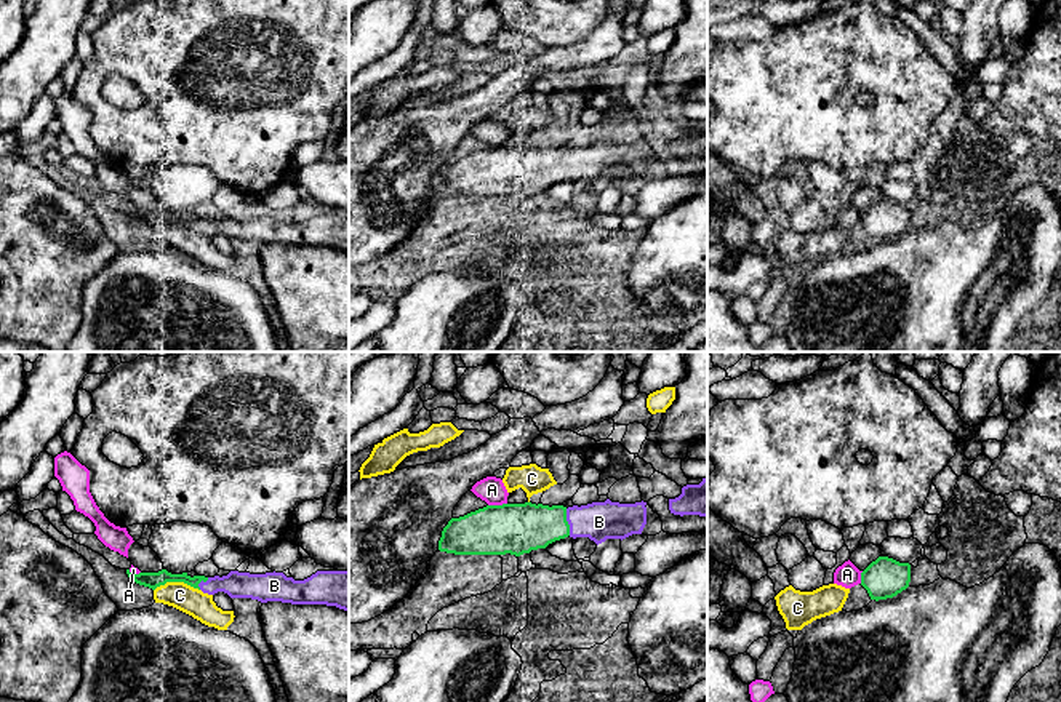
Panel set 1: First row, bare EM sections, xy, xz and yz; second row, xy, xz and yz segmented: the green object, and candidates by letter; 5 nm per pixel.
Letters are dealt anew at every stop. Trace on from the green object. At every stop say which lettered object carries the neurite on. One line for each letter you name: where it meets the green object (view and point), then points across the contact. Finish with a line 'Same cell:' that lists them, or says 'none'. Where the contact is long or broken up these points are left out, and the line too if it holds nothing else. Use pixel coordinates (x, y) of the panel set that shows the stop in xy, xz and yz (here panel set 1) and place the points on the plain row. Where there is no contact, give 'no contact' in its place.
B: xz (567, 163) | across xz (519, 170), (567, 163), (599, 163)
Same cell: B

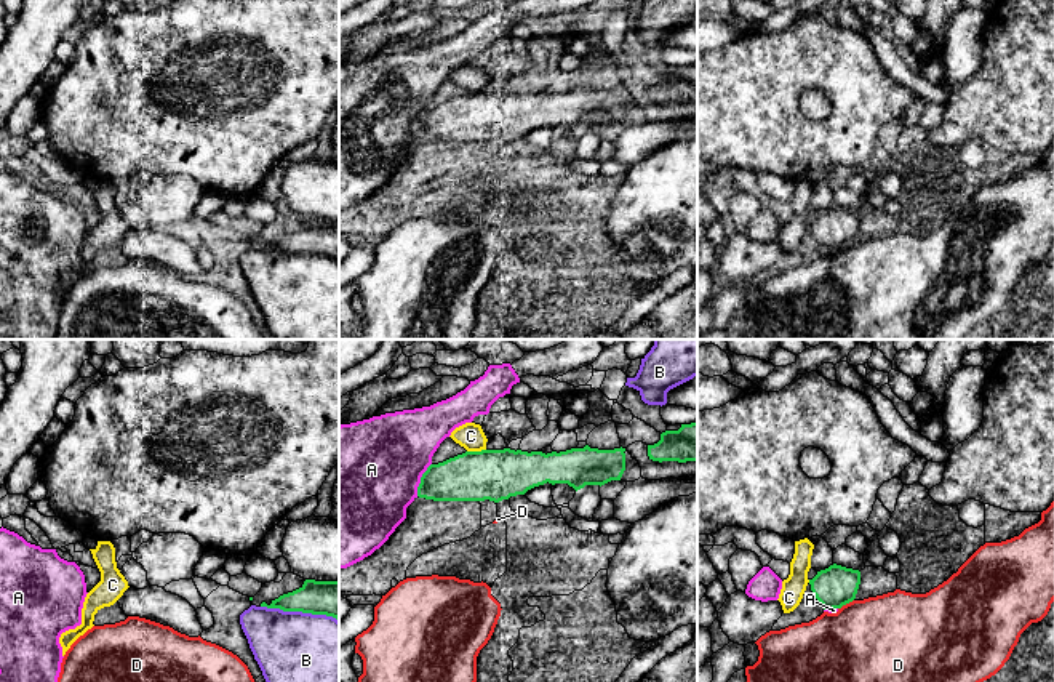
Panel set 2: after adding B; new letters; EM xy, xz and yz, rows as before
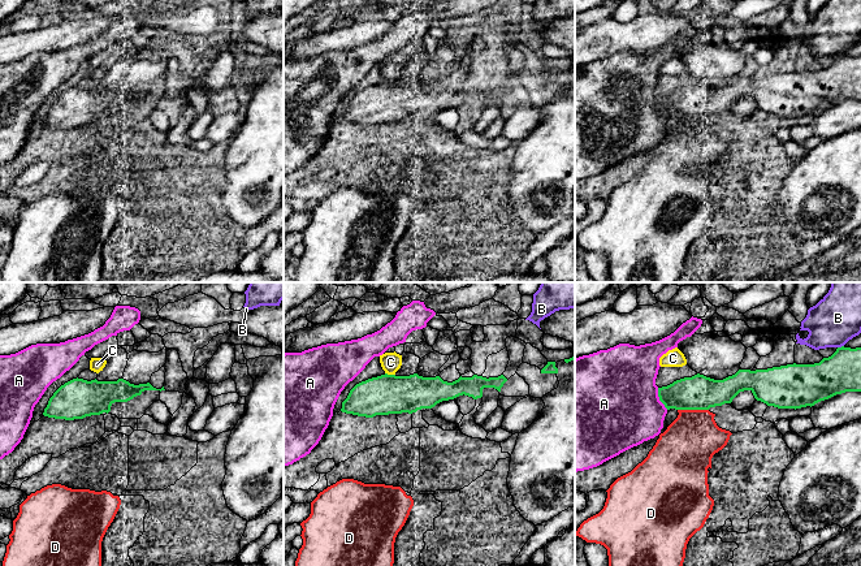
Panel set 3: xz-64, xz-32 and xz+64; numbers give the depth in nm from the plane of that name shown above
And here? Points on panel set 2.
Same cell: none

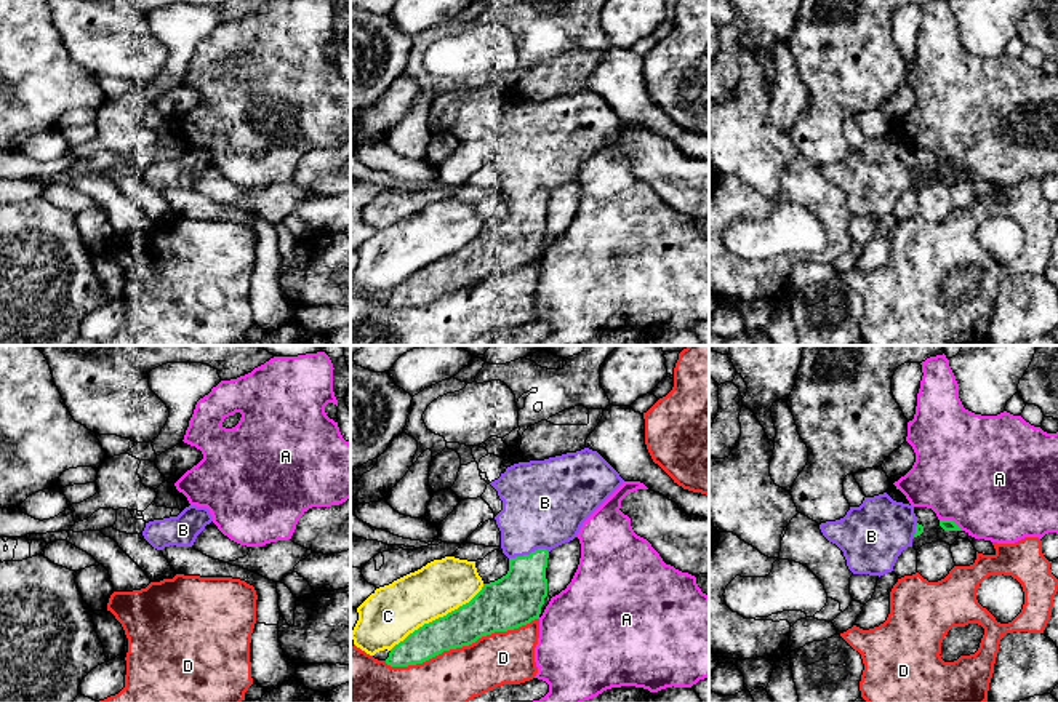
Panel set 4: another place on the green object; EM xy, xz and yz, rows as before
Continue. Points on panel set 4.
B: xz (530, 195) | across xz (514, 242), (525, 227), (530, 195), (530, 168), (543, 147)
Same cell: B

